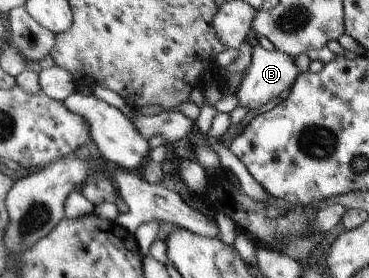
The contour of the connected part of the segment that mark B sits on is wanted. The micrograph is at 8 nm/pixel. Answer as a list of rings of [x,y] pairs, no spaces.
[[[251,39],[253,55],[251,55],[251,65],[246,70],[246,74],[240,83],[239,91],[234,95],[237,97],[237,107],[259,109],[267,105],[269,101],[284,96],[295,84],[300,76],[299,69],[295,65],[293,56],[277,51],[265,42]]]

